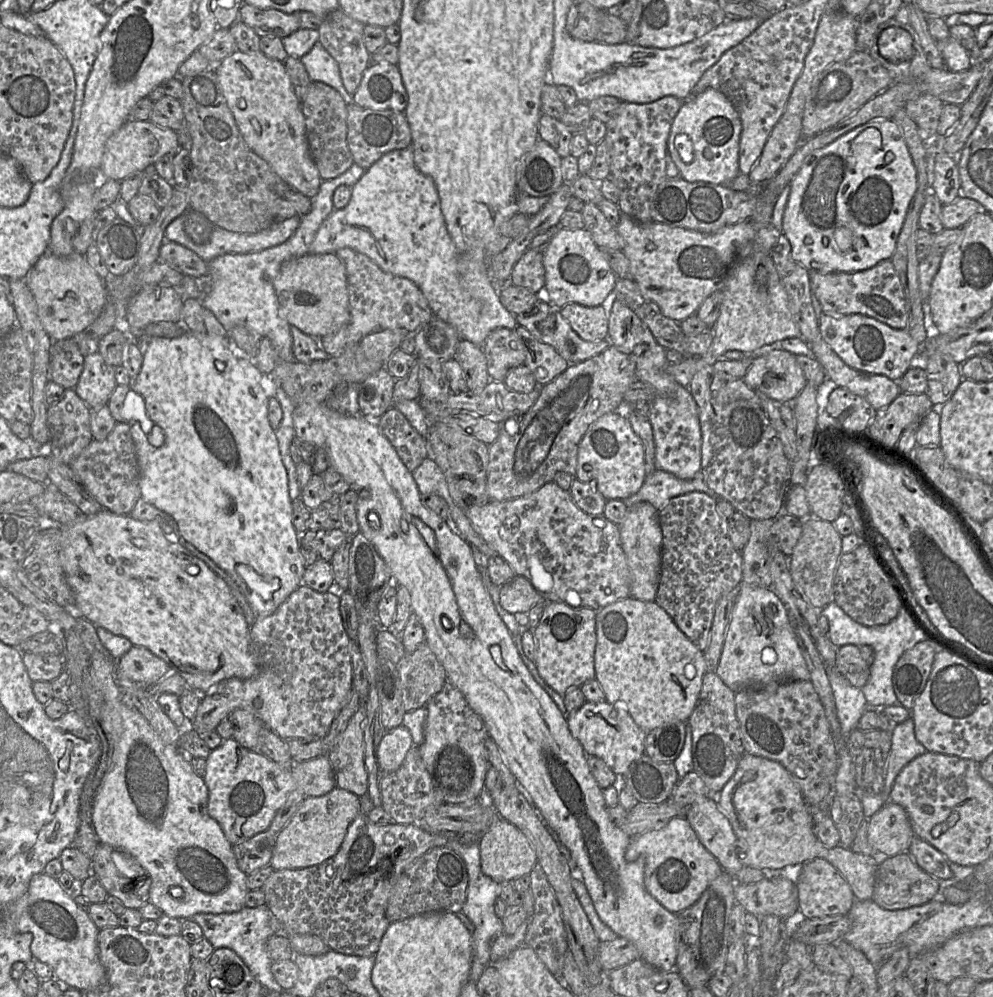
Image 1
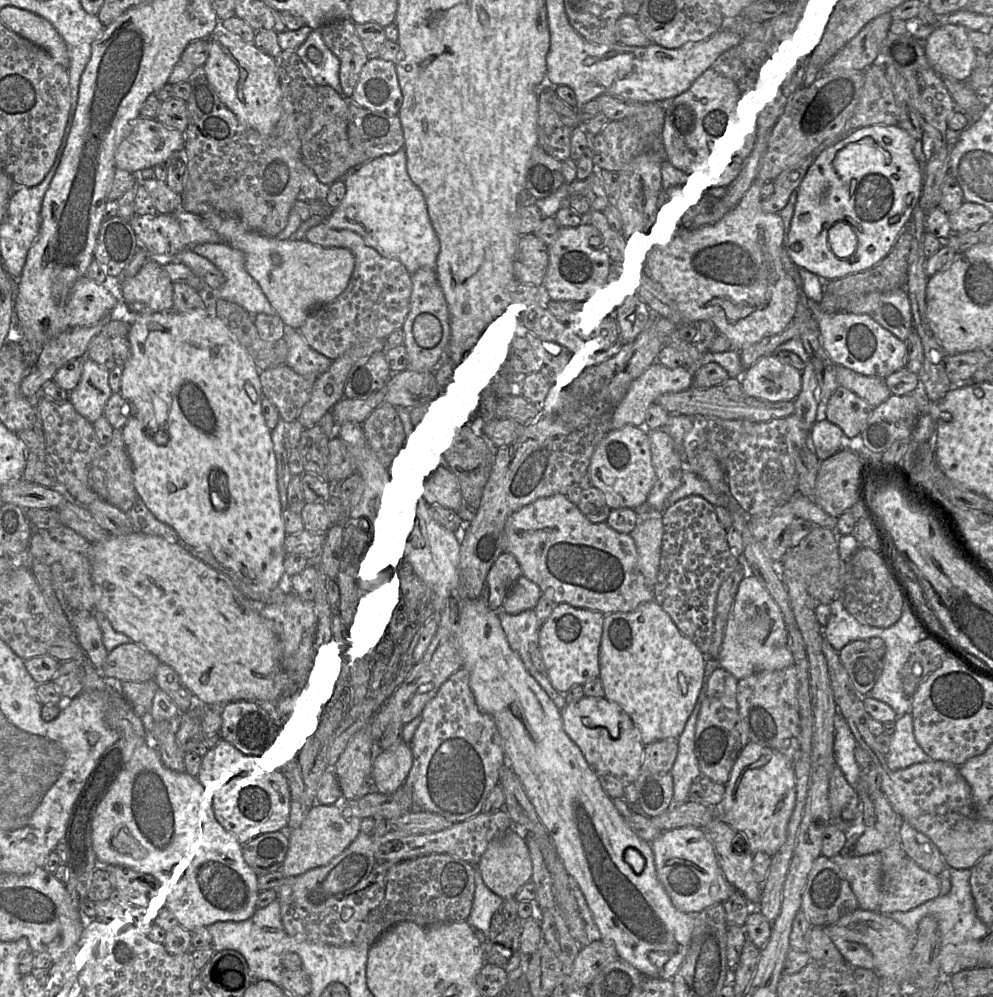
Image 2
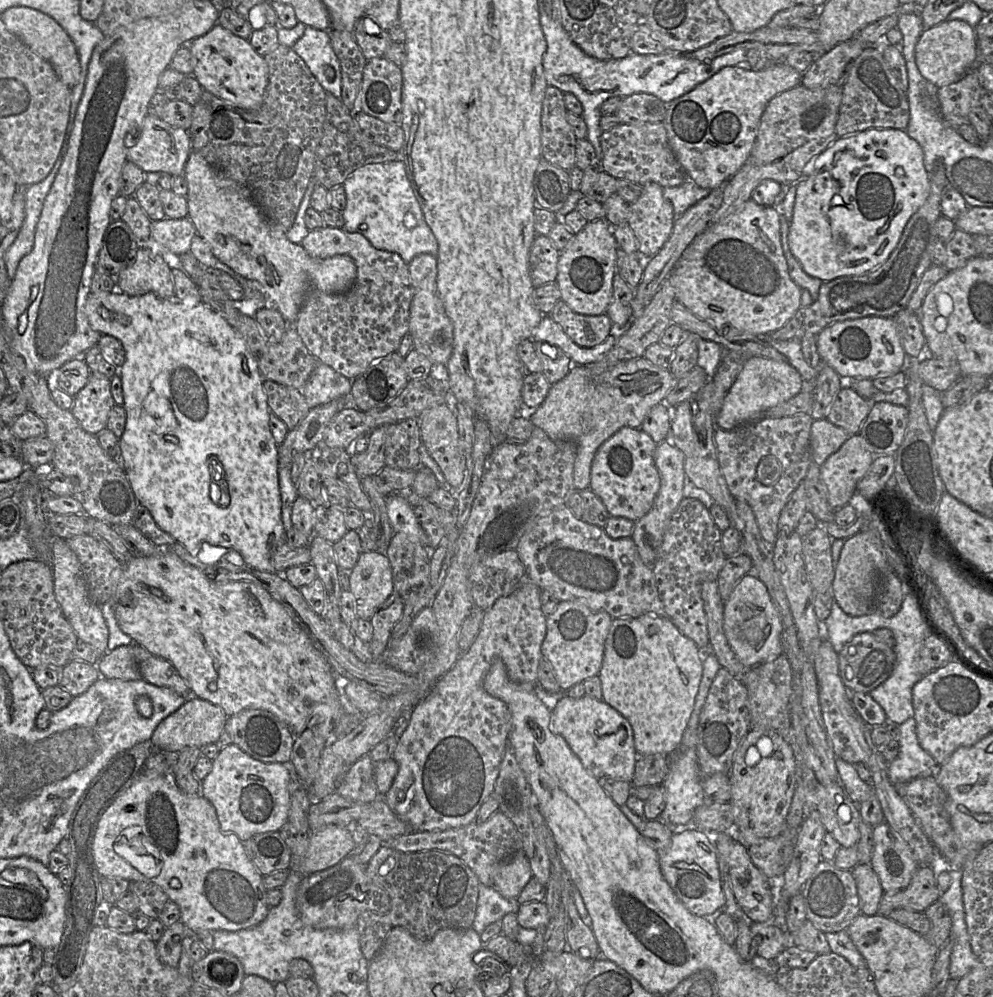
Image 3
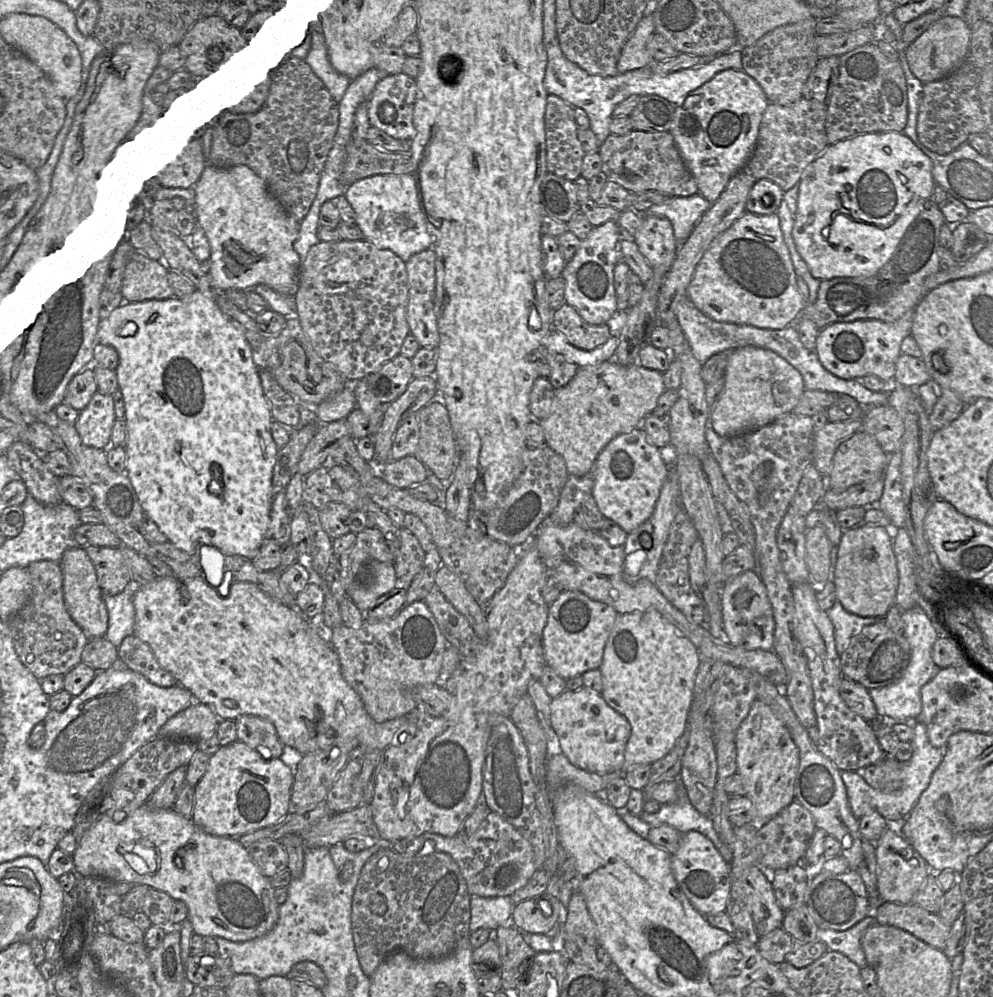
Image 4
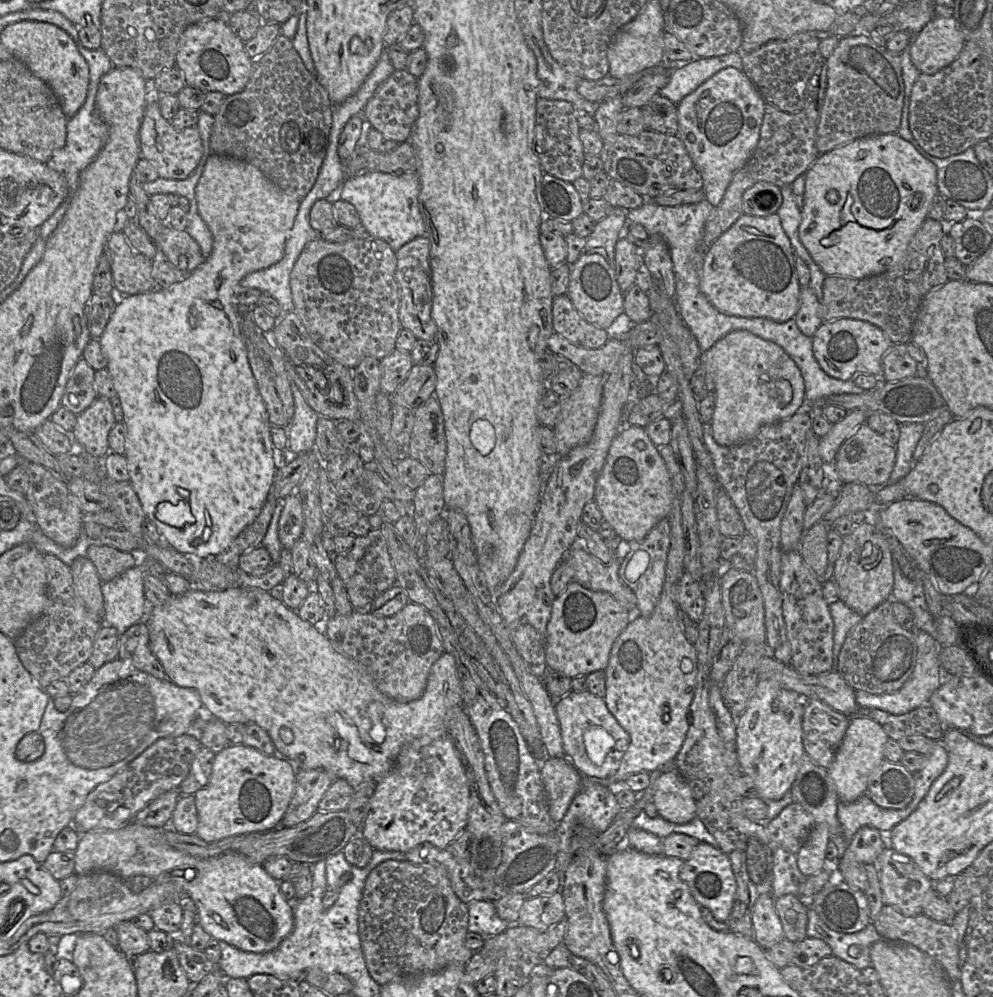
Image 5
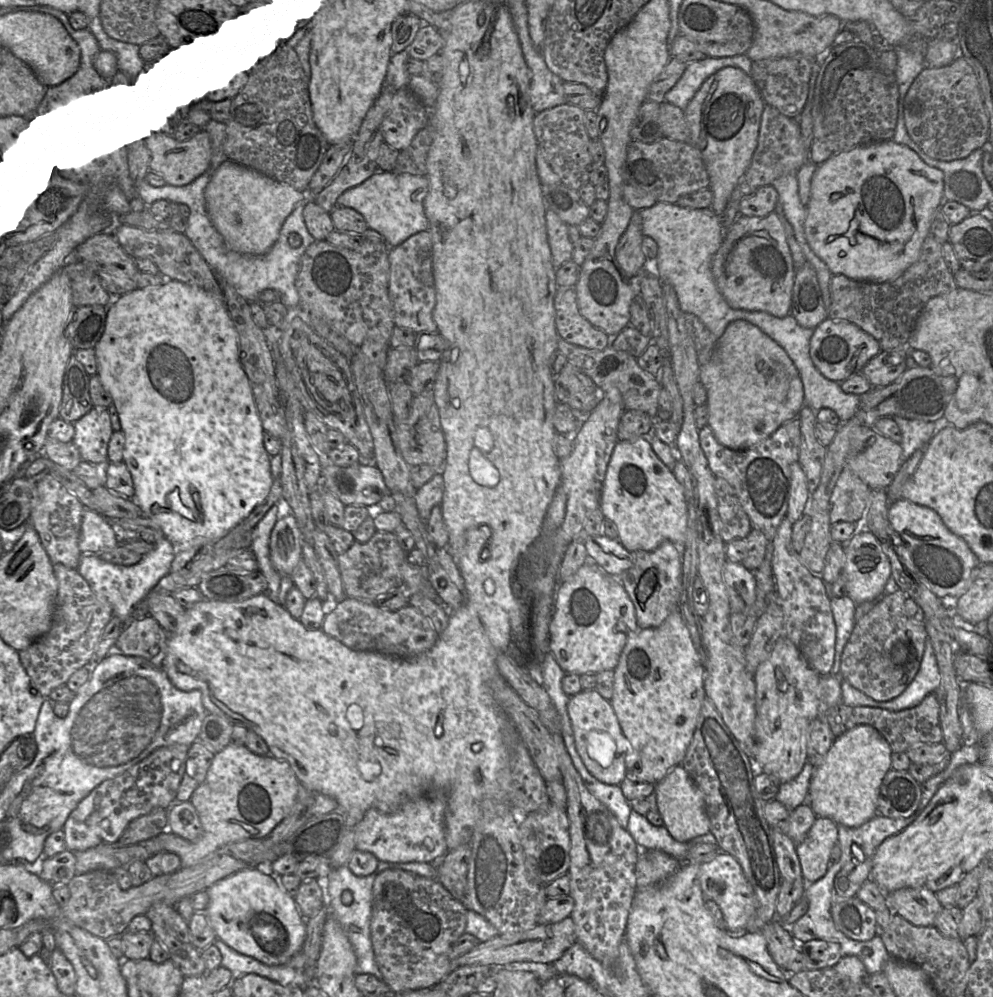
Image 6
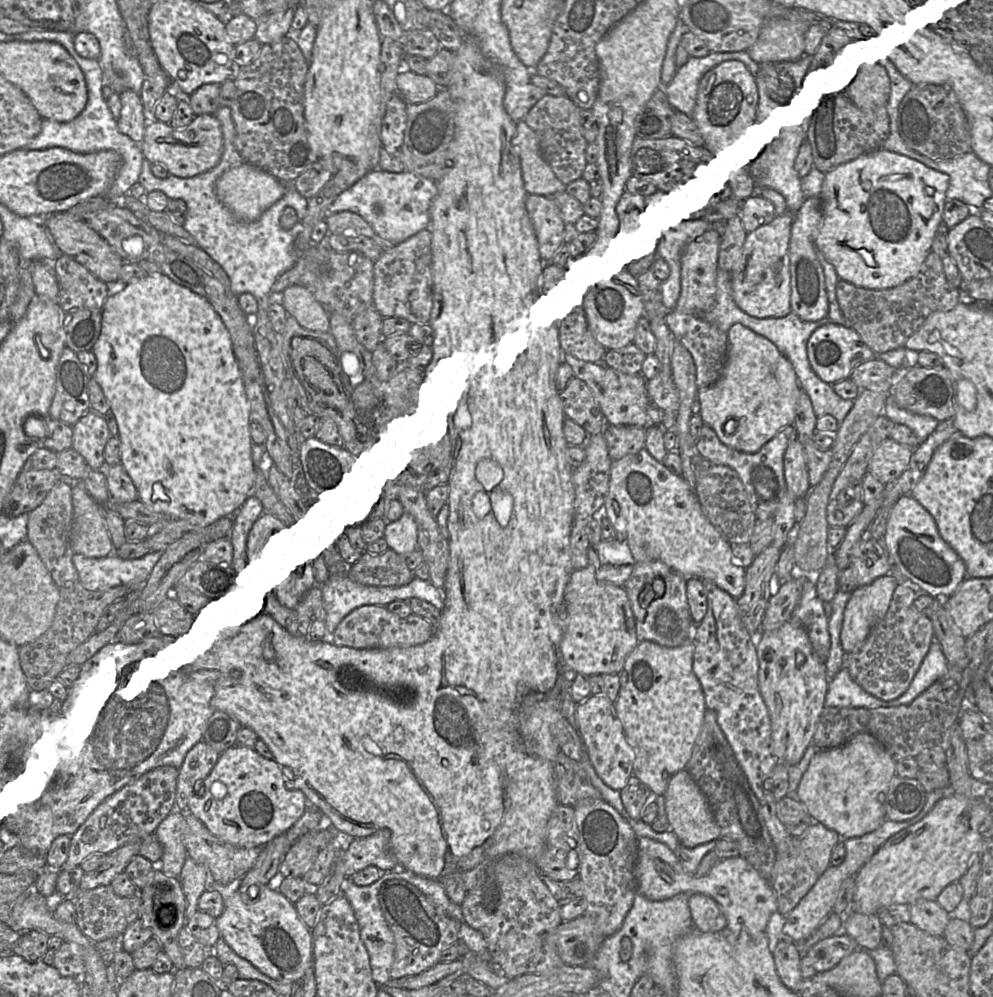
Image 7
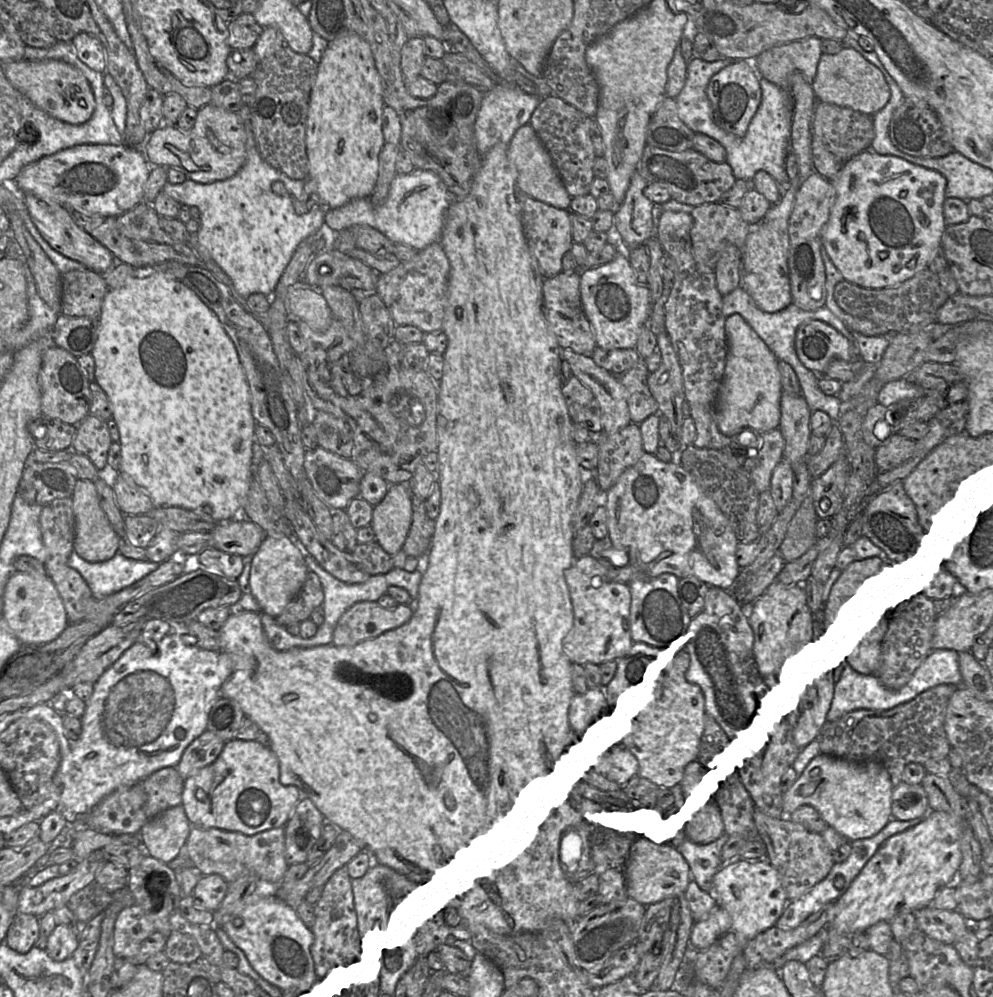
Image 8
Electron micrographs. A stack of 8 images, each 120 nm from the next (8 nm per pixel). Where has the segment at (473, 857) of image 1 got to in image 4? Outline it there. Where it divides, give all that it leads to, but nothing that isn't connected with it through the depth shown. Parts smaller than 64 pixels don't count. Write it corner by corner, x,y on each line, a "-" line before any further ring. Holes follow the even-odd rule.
509,896
470,897
470,932
480,928
495,931
500,926
510,926
506,921
512,915
514,903

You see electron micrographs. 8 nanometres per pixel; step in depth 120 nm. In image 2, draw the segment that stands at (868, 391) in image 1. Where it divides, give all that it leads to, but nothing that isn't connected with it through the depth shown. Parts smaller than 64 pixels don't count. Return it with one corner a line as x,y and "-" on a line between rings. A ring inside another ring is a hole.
837,365
837,380
840,386
854,392
873,408
891,395
883,378
863,375
841,365

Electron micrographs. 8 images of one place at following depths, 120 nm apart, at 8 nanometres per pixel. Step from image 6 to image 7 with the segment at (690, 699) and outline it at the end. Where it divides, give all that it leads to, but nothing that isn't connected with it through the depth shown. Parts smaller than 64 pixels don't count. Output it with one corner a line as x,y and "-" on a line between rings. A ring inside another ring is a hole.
641,641
619,673
620,689
614,708
634,752
632,775
656,796
664,795
671,777
685,769
703,725
706,705
693,671
693,654
693,641
675,648

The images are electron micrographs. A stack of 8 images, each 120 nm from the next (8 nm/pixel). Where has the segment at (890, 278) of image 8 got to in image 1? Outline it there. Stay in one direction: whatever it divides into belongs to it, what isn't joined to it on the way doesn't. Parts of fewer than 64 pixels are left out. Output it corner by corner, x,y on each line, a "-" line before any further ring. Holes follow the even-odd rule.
874,119
813,151
789,185
782,234
790,242
792,258
810,272
858,272
891,259
917,190
917,171
897,123
893,119
-
838,228
851,232
851,247
847,251
842,251
835,239

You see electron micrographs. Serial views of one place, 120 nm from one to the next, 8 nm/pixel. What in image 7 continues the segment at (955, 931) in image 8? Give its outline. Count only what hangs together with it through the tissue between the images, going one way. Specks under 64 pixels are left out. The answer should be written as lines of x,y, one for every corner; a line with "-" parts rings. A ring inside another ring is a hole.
919,899
909,907
910,922
934,936
943,936
951,918
936,900

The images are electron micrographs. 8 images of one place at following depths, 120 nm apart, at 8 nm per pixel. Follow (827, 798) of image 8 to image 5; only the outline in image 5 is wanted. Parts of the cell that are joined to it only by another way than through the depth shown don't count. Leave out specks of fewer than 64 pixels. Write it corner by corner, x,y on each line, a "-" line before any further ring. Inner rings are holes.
851,716
845,736
830,765
828,774
833,780
839,801
853,802
866,794
872,772
884,758
884,746
888,740
883,727
876,721
863,716

